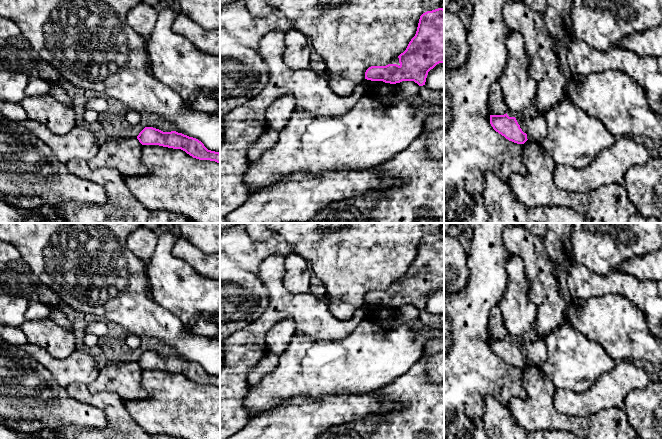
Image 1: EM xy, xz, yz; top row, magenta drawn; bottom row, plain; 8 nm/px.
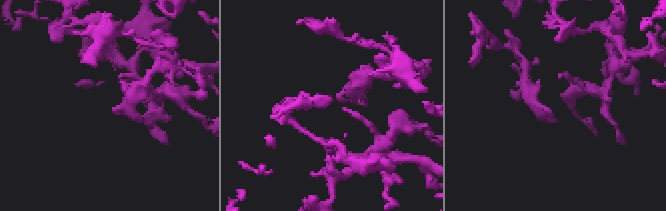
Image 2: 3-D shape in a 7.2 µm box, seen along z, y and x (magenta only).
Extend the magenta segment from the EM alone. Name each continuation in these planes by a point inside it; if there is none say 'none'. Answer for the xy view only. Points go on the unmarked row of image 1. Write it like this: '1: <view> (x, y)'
none

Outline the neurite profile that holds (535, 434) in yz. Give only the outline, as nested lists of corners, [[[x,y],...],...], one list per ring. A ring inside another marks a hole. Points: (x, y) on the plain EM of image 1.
[[[533,431],[528,433],[528,439],[581,439],[568,431]]]

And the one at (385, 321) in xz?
[[[388,307],[382,314],[374,321],[377,327],[381,330],[387,331],[392,329],[394,324],[393,308]]]

